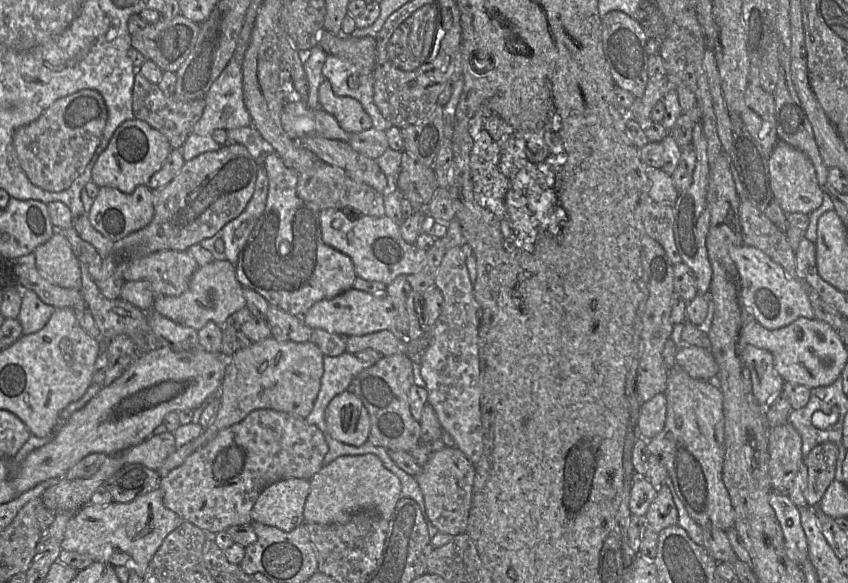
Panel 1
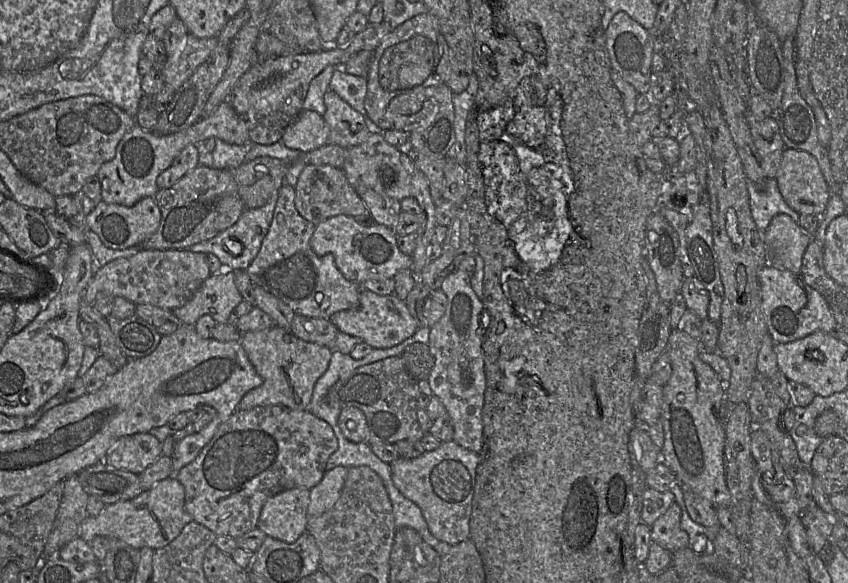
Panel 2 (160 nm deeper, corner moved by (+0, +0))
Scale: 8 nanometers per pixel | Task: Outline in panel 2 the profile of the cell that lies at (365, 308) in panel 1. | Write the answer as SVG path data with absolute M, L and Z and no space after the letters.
M362 288L359 300L360 303L356 309L336 312L329 321L340 332L361 338L373 349L394 347L411 337L419 329L418 323L411 315L405 301L400 300L394 294L381 296Z

